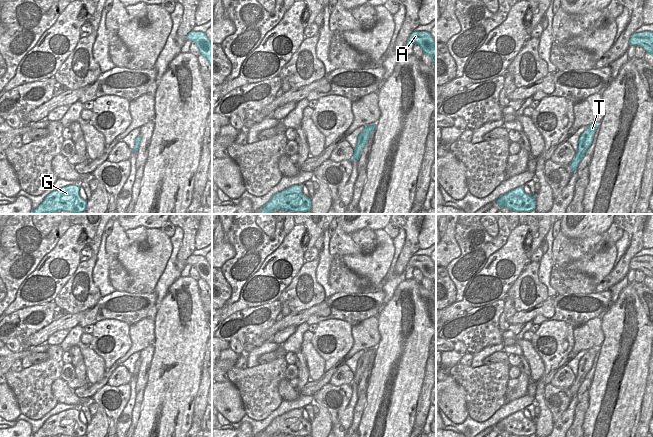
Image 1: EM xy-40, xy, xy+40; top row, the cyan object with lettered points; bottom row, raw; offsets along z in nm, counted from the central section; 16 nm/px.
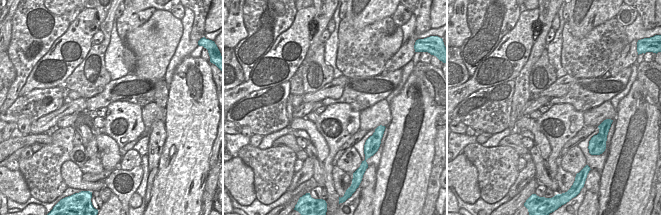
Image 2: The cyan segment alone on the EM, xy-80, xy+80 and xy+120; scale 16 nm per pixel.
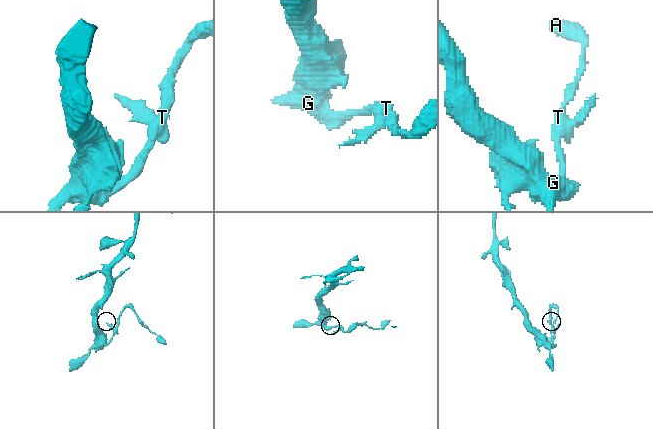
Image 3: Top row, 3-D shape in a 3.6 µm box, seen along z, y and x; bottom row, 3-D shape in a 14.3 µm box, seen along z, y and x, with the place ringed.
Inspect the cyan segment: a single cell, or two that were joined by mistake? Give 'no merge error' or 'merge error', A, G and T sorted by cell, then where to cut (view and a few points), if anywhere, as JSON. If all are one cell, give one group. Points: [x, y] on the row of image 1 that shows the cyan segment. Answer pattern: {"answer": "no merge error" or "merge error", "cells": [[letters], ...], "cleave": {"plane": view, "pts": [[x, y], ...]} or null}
{"answer": "merge error", "cells": [["A", "T"], ["G"]], "cleave": {"plane": "xy+40", "pts": [[577, 151], [581, 159]]}}

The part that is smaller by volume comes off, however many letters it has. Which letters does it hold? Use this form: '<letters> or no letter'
A, T

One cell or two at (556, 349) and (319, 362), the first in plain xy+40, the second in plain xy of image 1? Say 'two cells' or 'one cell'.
two cells

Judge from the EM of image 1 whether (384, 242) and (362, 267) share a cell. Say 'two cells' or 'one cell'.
one cell

